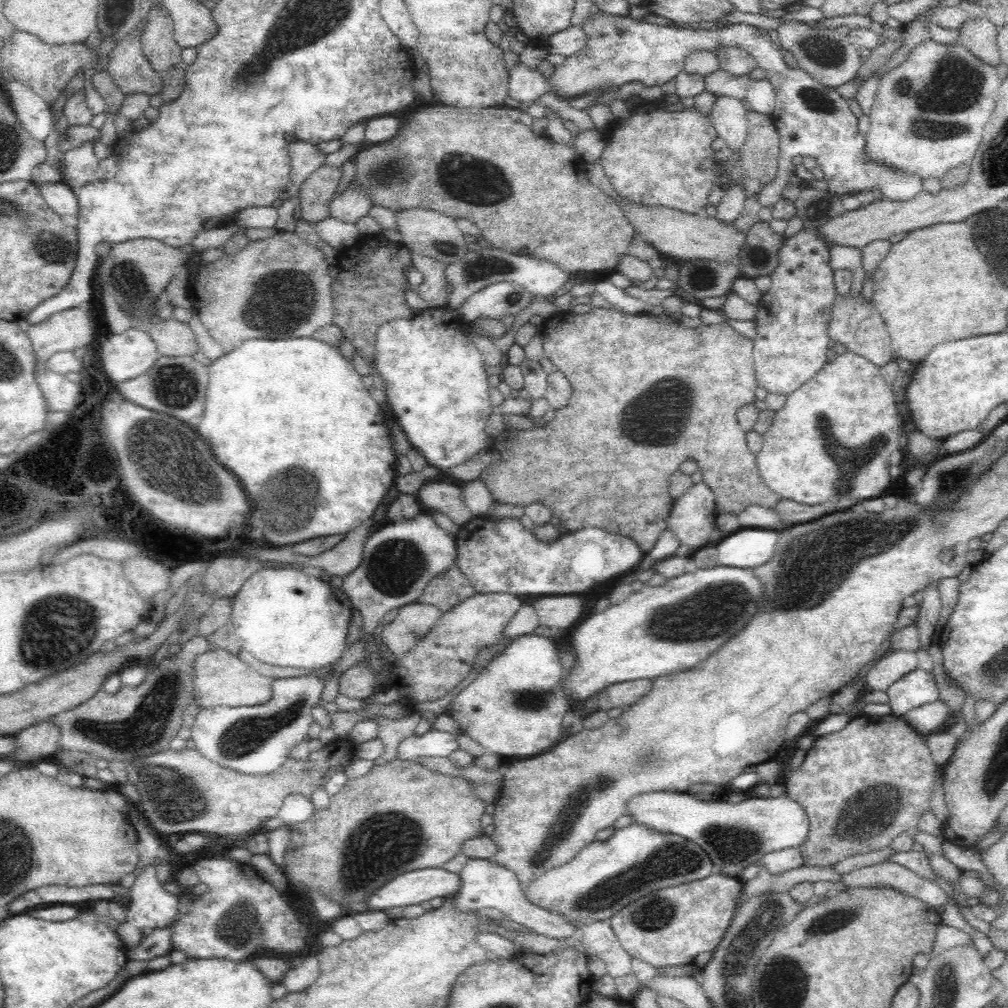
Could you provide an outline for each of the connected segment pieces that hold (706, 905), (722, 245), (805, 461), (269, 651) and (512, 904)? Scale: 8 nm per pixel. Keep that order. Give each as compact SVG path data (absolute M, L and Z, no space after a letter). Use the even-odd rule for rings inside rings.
M710 873L706 878L655 890L624 906L608 920L624 951L656 969L693 963L703 952L714 952L739 906L743 882Z
M619 195L614 200L624 211L624 217L634 226L636 235L656 247L659 252L668 254L670 258L679 261L715 260L724 264L736 263L742 256L741 249L746 242L746 236L737 230L733 222L722 222L704 213L690 214L668 207L634 204Z
M846 351L843 354L839 354L834 360L827 362L808 382L805 382L800 388L787 395L784 408L780 408L780 410L774 413L775 416L774 420L772 420L772 425L763 435L764 445L756 456L757 470L770 490L778 492L782 498L790 498L790 500L796 500L800 504L823 506L828 512L832 513L840 510L840 508L850 508L856 502L870 500L870 498L876 499L876 496L882 497L882 494L887 494L888 484L893 482L889 472L889 460L892 452L901 449L900 434L903 430L903 418L898 412L898 408L896 408L896 399L894 399L892 388L884 380L879 366L872 364L863 356L854 354L853 352Z
M284 565L279 566L278 568L260 570L259 572L252 574L252 576L244 582L240 587L240 590L235 594L234 602L231 606L230 629L234 632L236 638L240 640L242 648L248 650L254 658L258 658L258 660L262 660L262 662L268 662L268 664L272 664L272 666L292 666L292 668L306 668L306 670L315 671L316 668L320 668L321 672L324 671L324 666L328 666L328 664L333 666L342 656L342 652L348 648L346 645L346 638L348 638L348 628L350 628L352 609L352 603L350 603L348 595L346 595L339 582L324 582L324 580L312 576L306 576L301 568Z
M468 858L467 863L459 872L459 879L461 885L454 896L454 904L461 913L462 911L480 912L485 908L495 908L504 913L504 918L522 925L522 928L526 927L538 935L559 940L574 938L576 930L579 929L577 924L564 916L530 903L524 896L523 888L514 872L492 862L491 859Z

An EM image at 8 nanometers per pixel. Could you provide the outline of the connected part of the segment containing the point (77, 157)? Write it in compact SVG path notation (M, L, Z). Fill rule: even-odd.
M86 141L65 152L65 163L61 169L63 182L70 186L84 186L97 179L99 160L94 153L97 145Z

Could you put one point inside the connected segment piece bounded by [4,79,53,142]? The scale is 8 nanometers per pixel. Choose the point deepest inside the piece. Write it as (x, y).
(34, 113)

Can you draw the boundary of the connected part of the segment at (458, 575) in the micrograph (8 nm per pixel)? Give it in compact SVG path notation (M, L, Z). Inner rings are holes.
M454 562L446 573L435 577L424 588L424 592L417 601L422 604L434 605L446 612L459 602L474 596L474 593L476 593L474 587L458 569L458 564Z

